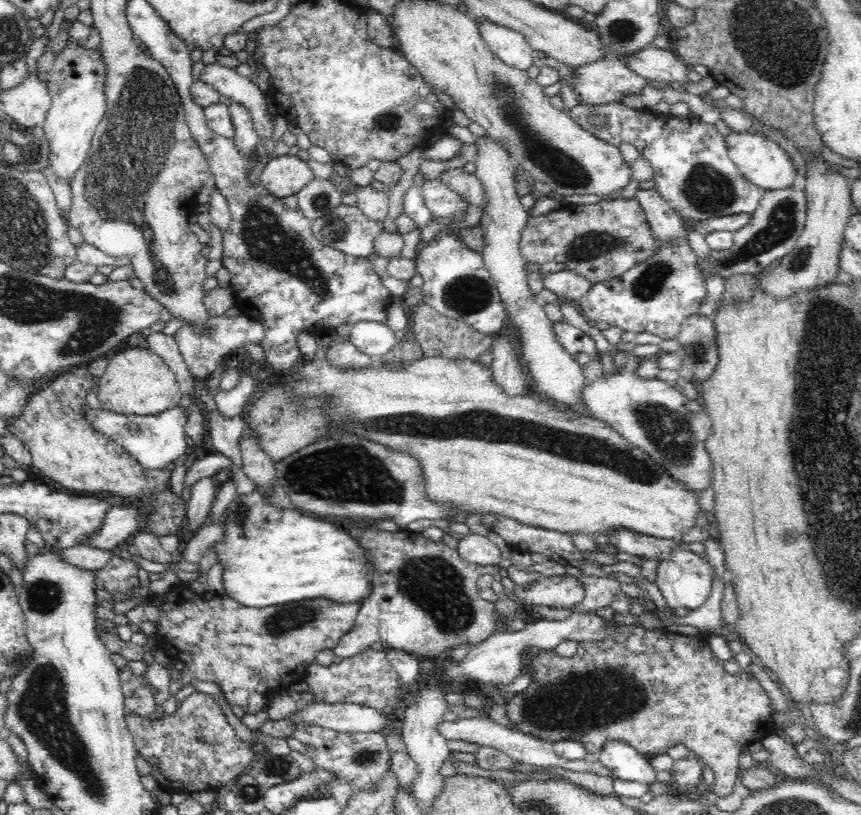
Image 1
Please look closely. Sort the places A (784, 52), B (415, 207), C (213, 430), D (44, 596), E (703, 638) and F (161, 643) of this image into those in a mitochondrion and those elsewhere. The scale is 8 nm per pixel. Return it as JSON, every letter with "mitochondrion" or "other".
{"A":"mitochondrion","B":"other","C":"other","D":"mitochondrion","E":"other","F":"other"}

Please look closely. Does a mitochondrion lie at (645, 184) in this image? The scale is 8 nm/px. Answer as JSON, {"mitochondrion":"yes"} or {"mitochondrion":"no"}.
{"mitochondrion":"no"}

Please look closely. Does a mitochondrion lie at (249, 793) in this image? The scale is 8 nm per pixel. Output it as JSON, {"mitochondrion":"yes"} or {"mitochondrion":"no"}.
{"mitochondrion":"yes"}

